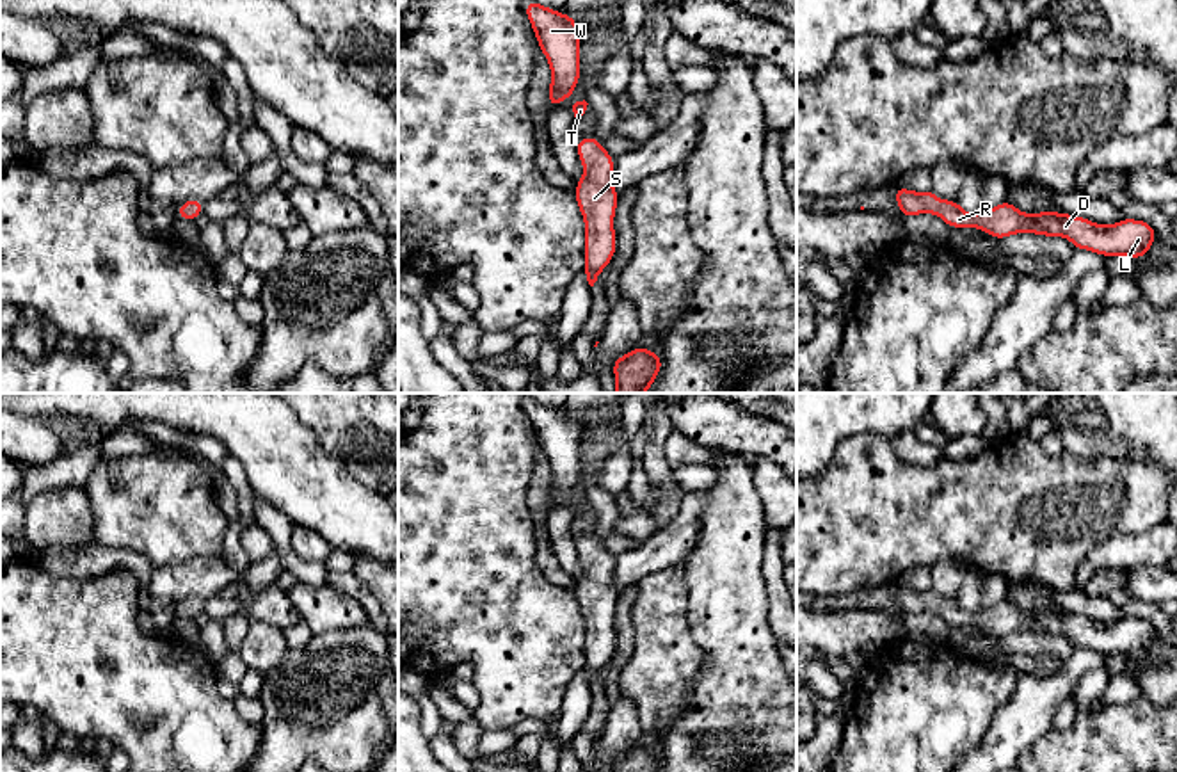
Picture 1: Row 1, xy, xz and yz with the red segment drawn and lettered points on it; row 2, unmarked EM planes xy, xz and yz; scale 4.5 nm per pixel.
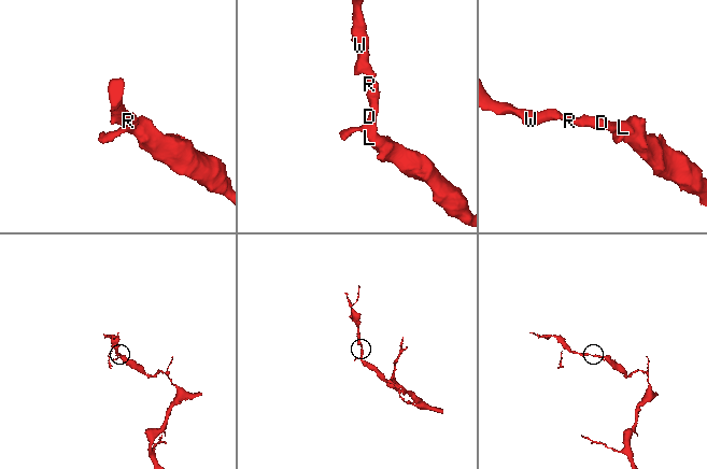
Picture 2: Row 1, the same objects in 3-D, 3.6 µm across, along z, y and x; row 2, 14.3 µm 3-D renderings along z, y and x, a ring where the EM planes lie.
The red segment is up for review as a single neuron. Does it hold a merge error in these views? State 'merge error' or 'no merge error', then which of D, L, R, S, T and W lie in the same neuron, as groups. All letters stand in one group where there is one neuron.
no merge error; D L R S T W

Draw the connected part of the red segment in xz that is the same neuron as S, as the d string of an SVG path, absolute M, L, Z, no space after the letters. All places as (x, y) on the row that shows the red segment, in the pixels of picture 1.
M596 133L576 141L576 151L585 167L574 189L574 197L585 221L583 272L588 285L594 286L603 269L613 260L617 247L613 215L619 194L612 180L615 162L596 141Z

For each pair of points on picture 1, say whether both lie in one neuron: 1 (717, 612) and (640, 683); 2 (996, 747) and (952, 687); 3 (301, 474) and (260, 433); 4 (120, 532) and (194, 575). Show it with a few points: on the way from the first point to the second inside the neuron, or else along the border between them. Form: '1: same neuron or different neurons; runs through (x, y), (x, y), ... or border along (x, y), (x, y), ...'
1: different neurons; border along (687, 595), (690, 635), (704, 655), (697, 676)
2: different neurons; border along (1008, 696), (996, 712), (984, 739), (966, 753)
3: same neuron; runs through (290, 463), (271, 443)
4: different neurons; border along (216, 555), (191, 557), (153, 568)

